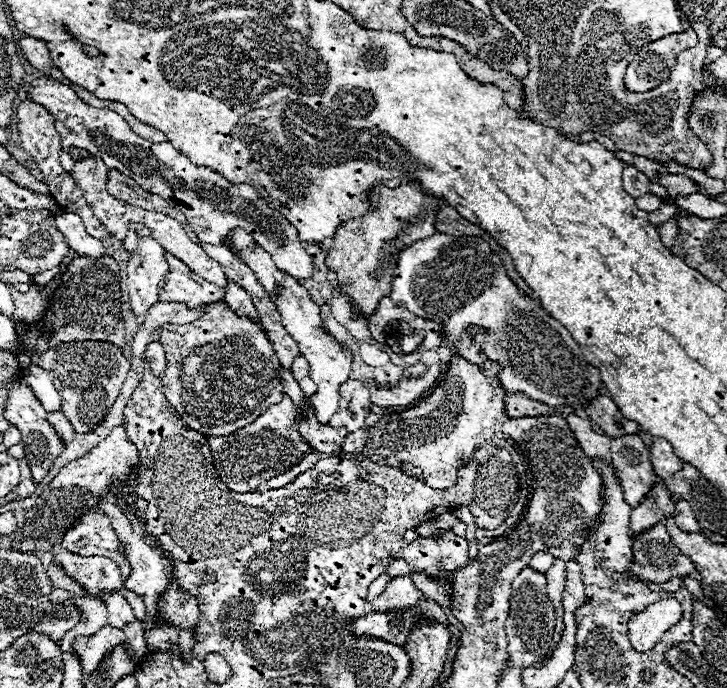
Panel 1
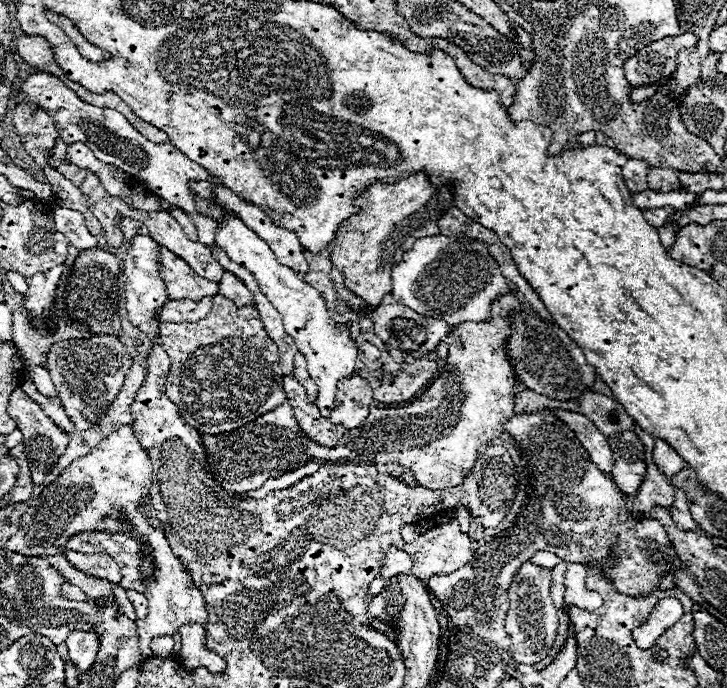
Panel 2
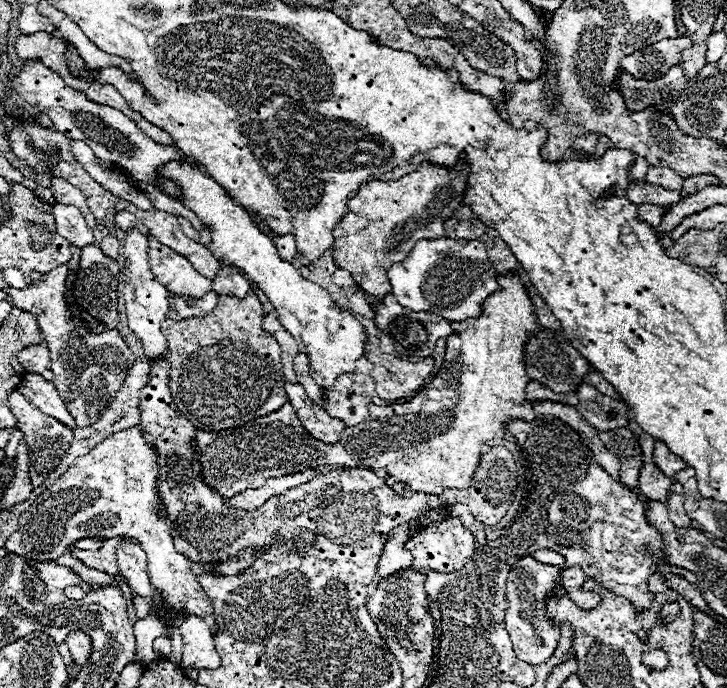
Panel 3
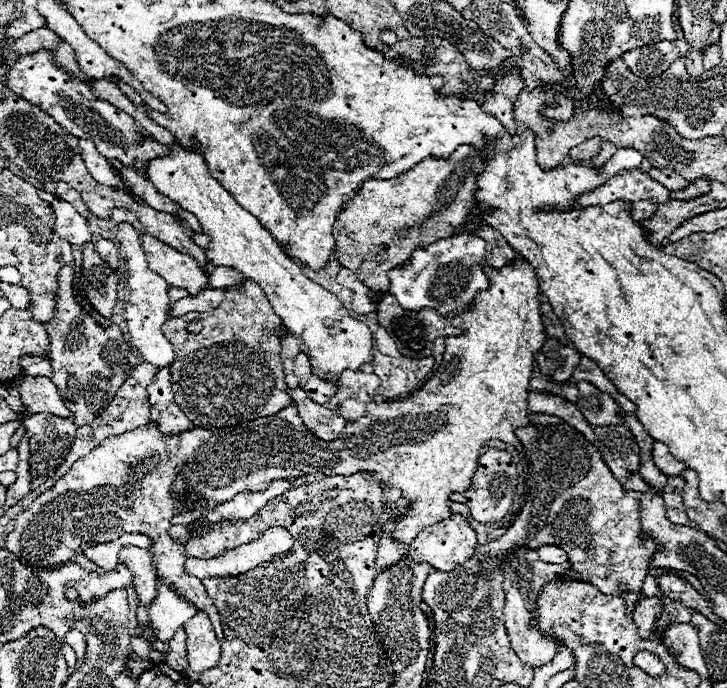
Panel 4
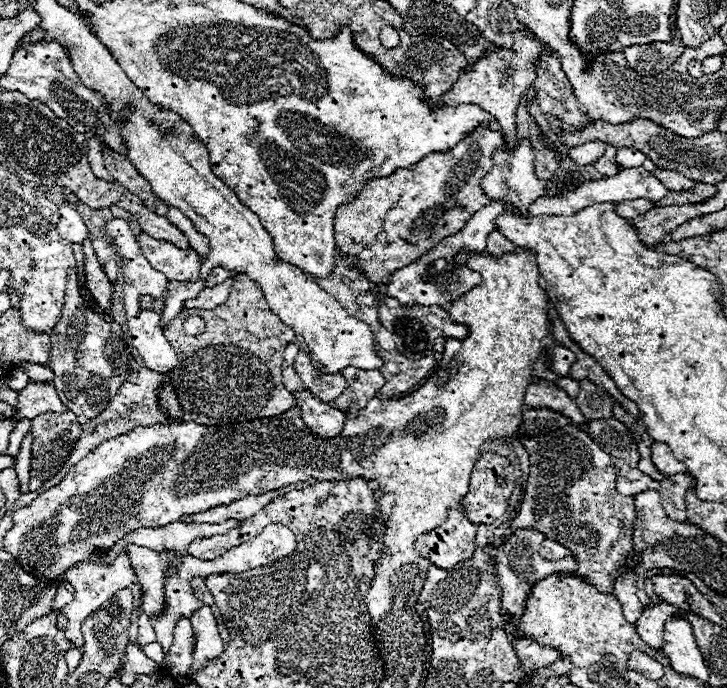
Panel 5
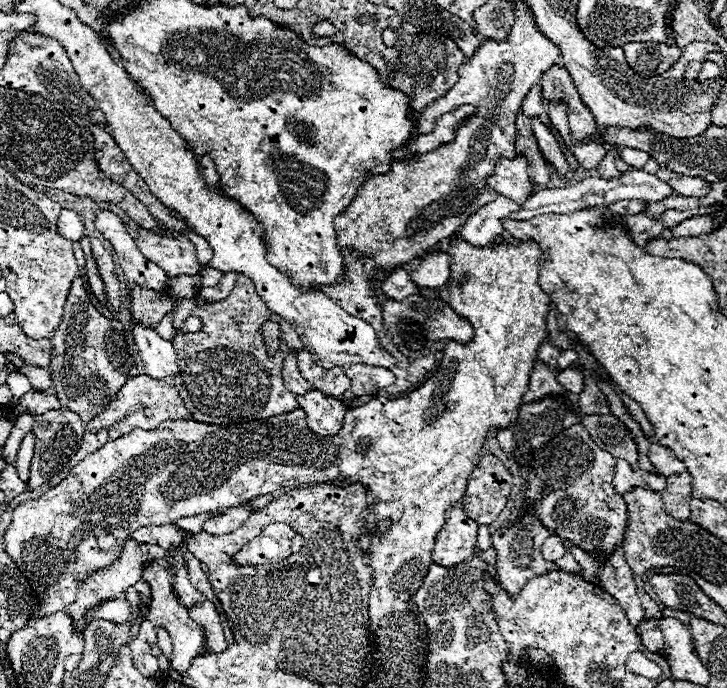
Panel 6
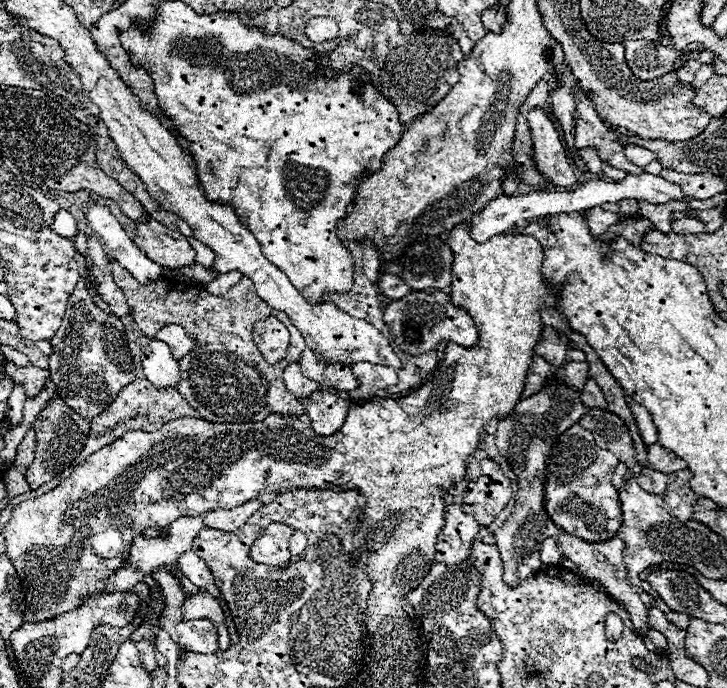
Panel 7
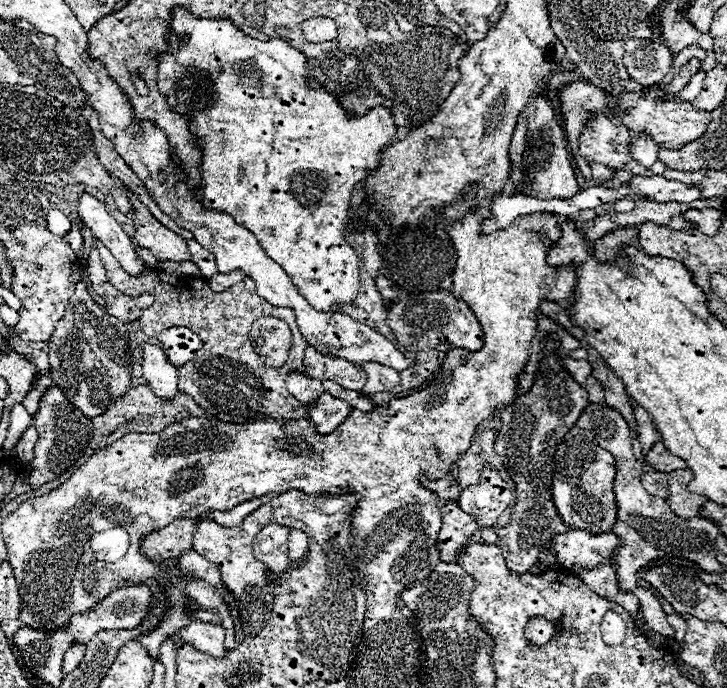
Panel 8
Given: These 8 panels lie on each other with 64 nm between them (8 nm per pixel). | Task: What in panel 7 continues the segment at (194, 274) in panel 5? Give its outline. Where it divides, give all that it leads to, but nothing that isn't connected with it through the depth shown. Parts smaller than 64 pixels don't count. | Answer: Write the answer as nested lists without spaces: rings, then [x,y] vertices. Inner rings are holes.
[[[146,216],[146,222],[136,222],[136,238],[134,244],[158,266],[174,268],[174,266],[192,266],[194,250],[188,244],[188,238],[168,230],[154,218]]]

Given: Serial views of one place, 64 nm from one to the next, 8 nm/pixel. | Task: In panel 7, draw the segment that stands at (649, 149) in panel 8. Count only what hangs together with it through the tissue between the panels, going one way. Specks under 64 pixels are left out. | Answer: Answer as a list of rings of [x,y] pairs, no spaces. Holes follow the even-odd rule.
[[[630,144],[626,148],[626,158],[638,166],[648,166],[652,160],[656,160],[656,154],[648,148],[642,148],[642,146],[636,146],[636,144]]]

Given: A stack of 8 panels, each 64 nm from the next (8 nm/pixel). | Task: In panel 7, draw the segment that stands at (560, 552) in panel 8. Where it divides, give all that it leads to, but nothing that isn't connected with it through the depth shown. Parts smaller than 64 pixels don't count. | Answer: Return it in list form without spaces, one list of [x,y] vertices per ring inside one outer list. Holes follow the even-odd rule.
[[[562,534],[558,536],[558,548],[562,550],[562,558],[572,560],[576,566],[580,566],[580,574],[582,578],[602,578],[604,586],[610,586],[610,594],[628,610],[630,620],[636,628],[644,628],[648,626],[648,610],[644,606],[644,602],[640,600],[640,596],[634,592],[634,588],[628,584],[626,580],[626,568],[622,564],[622,550],[624,550],[624,542],[620,538],[608,538],[604,542],[586,542],[578,536],[572,534]]]

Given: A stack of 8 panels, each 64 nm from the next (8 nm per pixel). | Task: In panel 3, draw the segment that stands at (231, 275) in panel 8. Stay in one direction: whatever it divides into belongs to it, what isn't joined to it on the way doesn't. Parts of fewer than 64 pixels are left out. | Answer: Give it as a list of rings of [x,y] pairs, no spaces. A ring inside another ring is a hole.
[[[210,290],[208,294],[204,294],[200,300],[190,298],[190,296],[182,296],[182,298],[172,298],[170,300],[170,310],[168,310],[168,318],[172,320],[182,320],[182,318],[192,318],[192,316],[206,316],[210,314],[216,304],[218,304],[218,296],[214,290]]]

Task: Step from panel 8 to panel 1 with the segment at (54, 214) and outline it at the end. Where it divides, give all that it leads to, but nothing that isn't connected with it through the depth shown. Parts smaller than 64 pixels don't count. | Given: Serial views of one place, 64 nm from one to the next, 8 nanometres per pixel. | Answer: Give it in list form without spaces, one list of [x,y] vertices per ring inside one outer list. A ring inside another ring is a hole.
[[[60,212],[56,214],[56,226],[58,230],[66,236],[68,246],[78,254],[78,256],[90,256],[90,258],[100,258],[102,254],[106,254],[104,246],[100,240],[92,238],[84,224],[82,218],[70,212]]]

